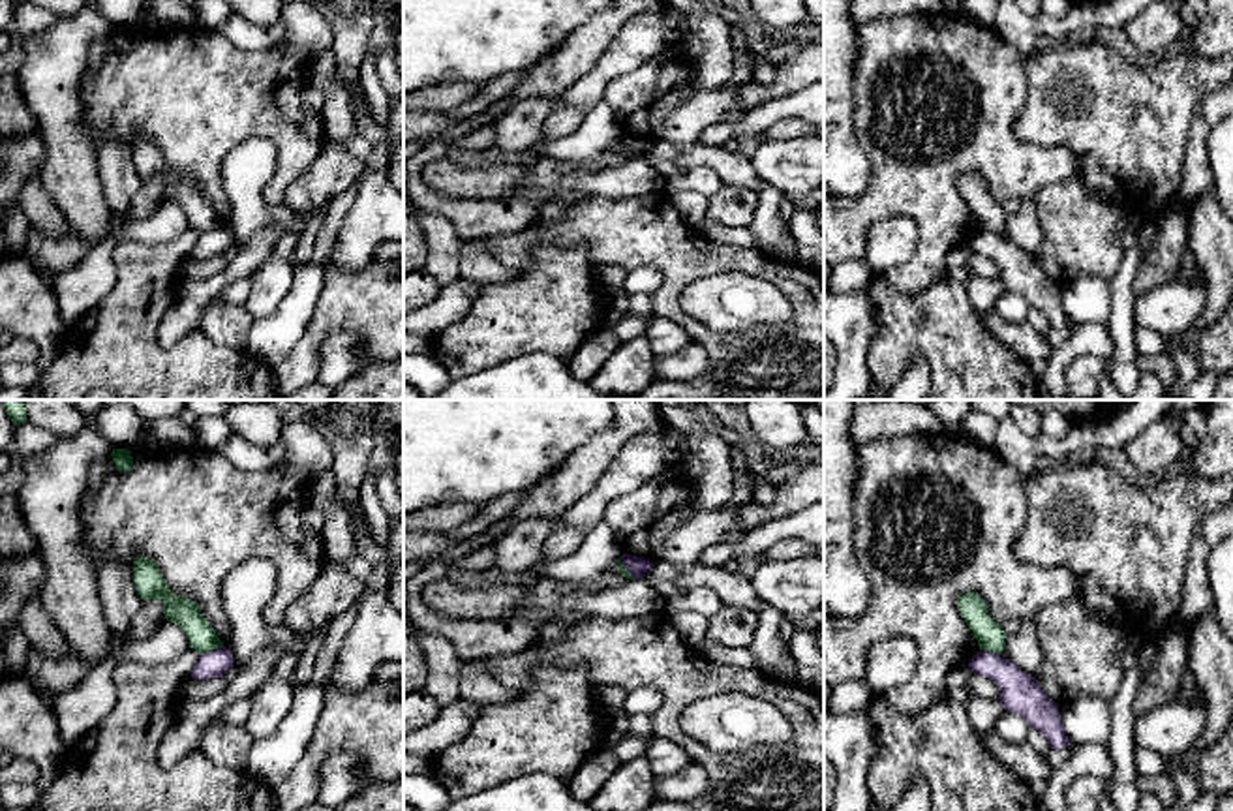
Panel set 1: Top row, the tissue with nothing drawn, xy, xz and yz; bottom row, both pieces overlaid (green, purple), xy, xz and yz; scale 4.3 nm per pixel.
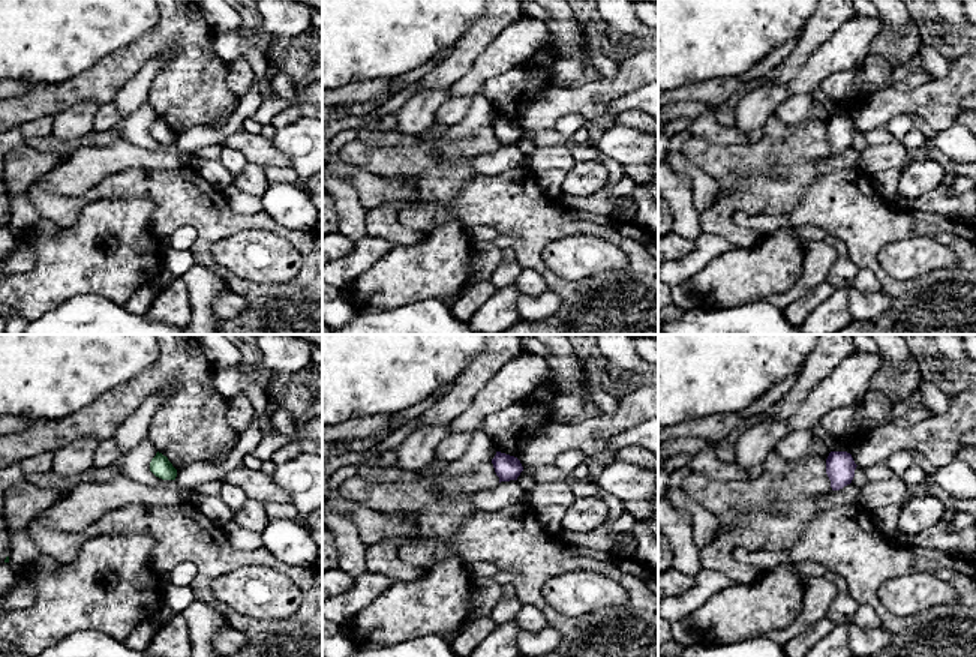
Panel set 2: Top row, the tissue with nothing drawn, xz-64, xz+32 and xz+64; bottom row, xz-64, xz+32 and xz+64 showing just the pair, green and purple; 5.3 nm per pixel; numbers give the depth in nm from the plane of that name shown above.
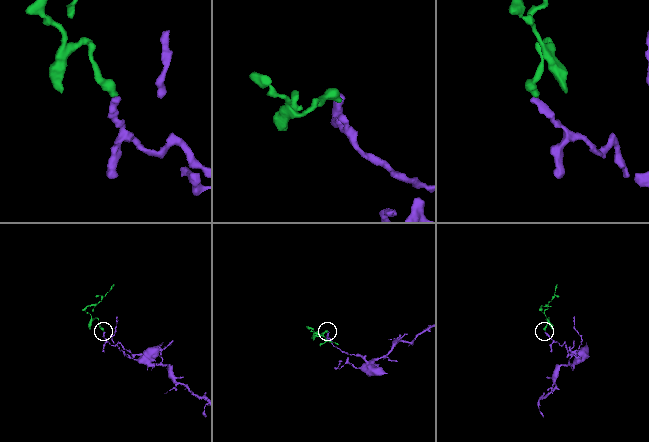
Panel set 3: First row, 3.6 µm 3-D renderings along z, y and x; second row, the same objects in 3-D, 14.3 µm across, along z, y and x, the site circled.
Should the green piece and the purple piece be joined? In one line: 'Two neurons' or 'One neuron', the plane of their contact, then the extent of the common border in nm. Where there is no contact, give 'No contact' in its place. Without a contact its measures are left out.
Two neurons. Touches green in xy. Shared border 100 nm

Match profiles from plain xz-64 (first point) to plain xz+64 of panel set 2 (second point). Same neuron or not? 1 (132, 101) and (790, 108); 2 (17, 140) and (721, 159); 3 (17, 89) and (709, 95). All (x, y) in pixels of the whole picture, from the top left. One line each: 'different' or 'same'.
1: different
2: different
3: same

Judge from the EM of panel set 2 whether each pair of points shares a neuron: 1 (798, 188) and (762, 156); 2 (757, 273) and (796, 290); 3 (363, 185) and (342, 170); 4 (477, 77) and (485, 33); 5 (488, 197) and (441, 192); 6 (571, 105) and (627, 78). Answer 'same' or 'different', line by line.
1: same
2: different
3: same
4: different
5: different
6: same

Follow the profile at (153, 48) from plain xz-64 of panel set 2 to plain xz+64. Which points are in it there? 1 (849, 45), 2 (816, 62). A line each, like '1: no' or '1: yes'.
1: no
2: no

